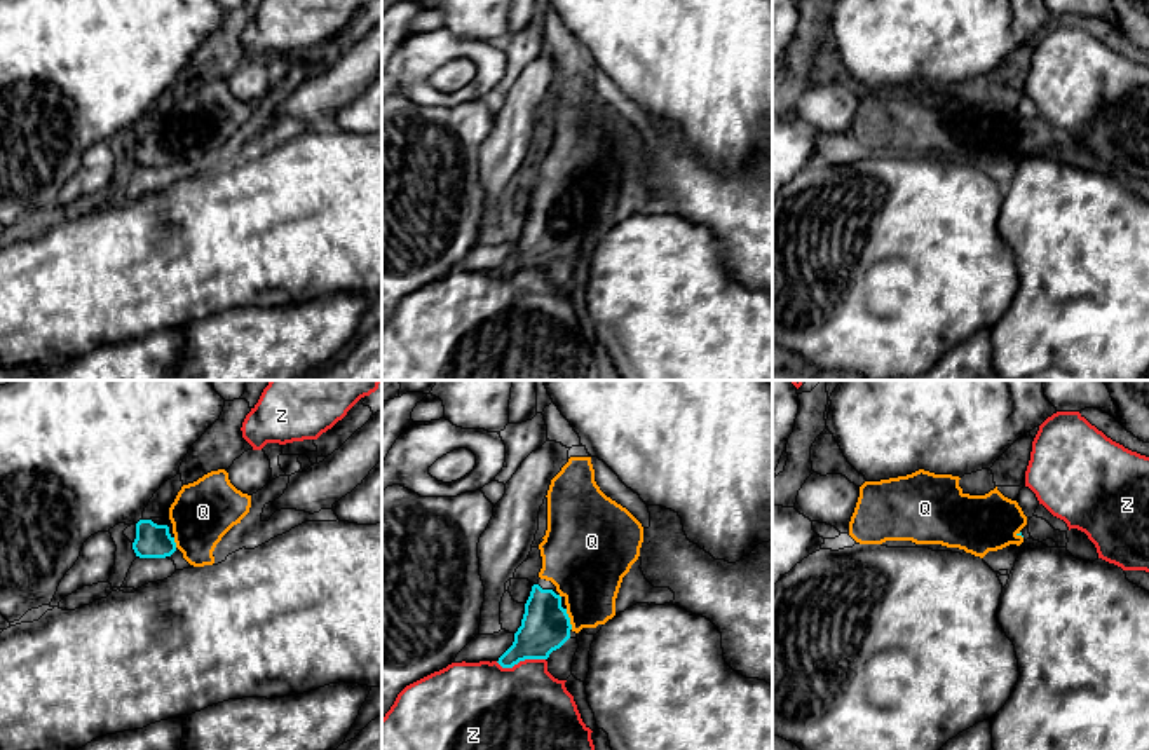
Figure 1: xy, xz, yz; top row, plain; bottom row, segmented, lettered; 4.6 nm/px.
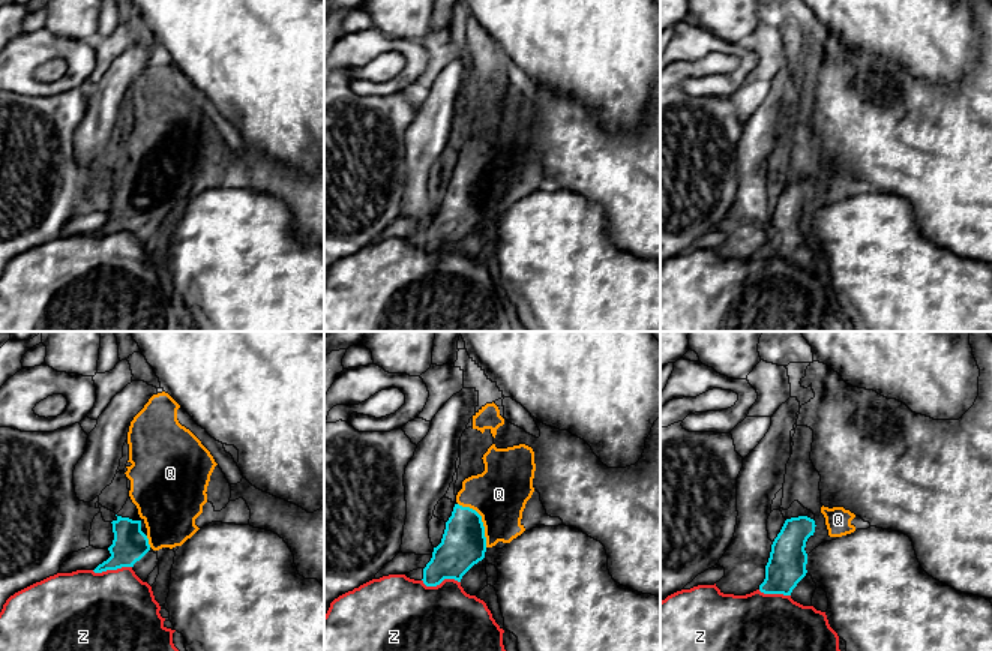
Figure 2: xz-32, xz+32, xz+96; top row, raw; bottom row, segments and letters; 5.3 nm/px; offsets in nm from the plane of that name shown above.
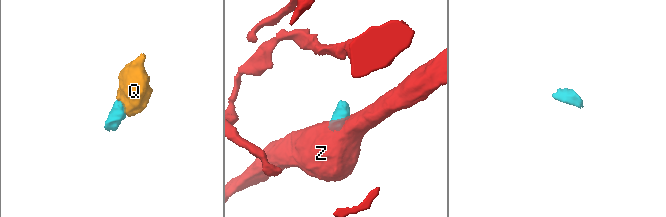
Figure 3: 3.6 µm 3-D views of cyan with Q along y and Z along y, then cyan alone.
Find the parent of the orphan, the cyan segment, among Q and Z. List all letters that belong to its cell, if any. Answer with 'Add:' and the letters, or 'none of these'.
Add: Q

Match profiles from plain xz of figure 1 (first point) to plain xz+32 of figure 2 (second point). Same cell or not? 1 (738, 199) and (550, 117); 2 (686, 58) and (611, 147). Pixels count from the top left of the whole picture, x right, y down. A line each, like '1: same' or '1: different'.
1: same
2: different

